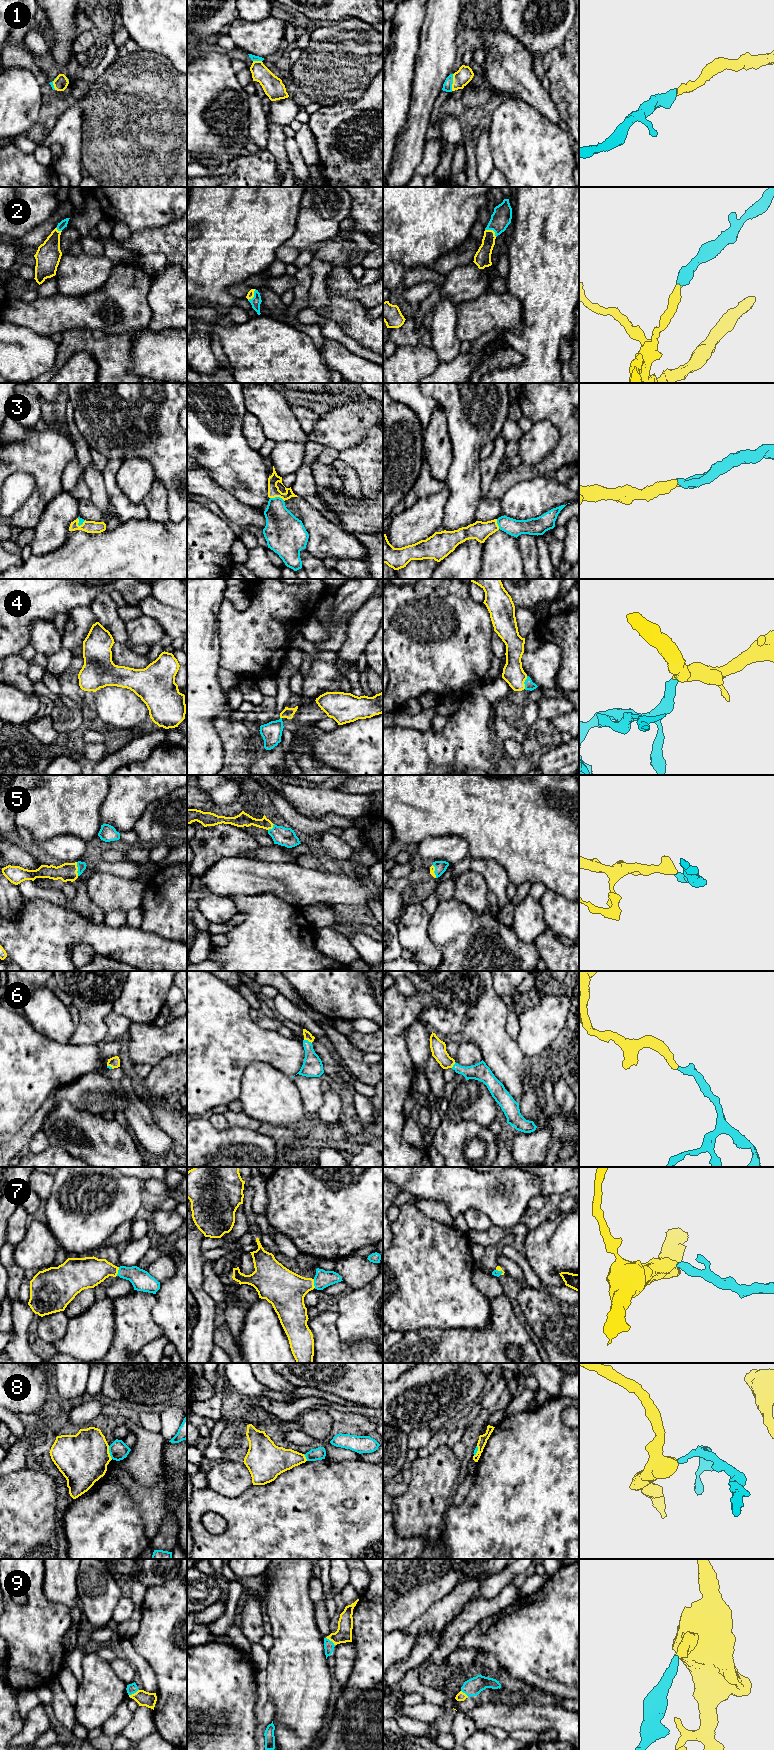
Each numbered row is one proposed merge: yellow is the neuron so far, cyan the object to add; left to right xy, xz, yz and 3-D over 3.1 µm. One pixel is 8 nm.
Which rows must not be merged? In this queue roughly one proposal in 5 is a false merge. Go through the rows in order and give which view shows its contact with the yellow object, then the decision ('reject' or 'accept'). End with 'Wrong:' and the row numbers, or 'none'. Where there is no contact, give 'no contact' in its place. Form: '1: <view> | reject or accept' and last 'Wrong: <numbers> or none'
1: yz | accept
2: yz | accept
3: xz | accept
4: yz | accept
5: xy | accept
6: xz | accept
7: xy | accept
8: xy | reject
9: xy | accept
Wrong: 8

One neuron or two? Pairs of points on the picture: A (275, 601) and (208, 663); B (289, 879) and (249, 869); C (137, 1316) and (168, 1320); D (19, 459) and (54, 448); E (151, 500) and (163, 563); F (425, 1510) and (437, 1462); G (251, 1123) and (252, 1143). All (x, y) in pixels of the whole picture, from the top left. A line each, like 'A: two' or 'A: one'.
A: two
B: one
C: two
D: one
E: two
F: one
G: two

